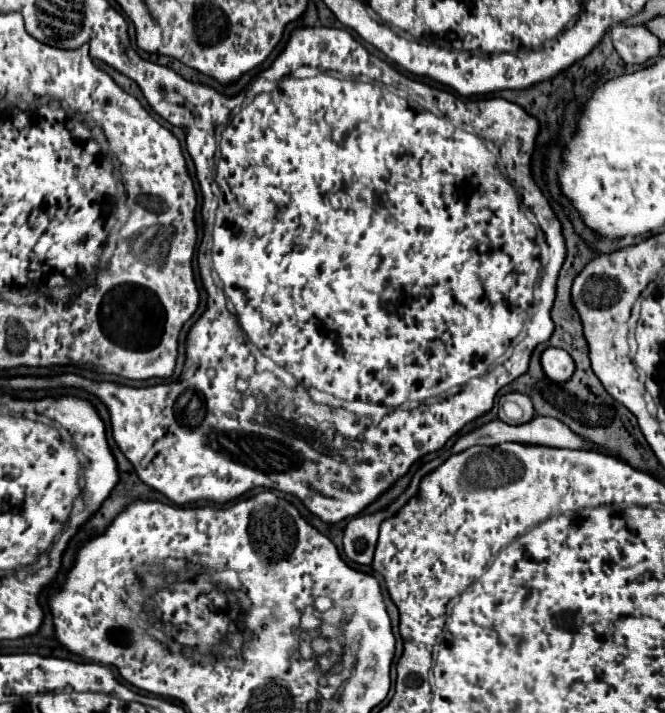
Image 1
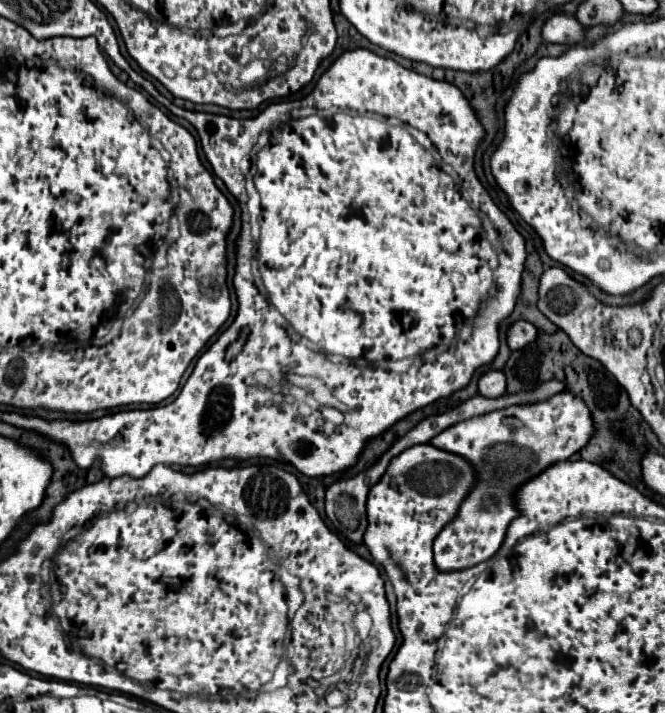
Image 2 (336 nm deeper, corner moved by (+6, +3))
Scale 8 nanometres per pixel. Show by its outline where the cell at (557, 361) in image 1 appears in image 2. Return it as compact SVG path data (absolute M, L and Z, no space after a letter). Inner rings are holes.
M517 321L515 325L511 325L511 329L507 331L507 343L511 347L511 351L517 351L517 349L523 349L527 347L529 343L535 343L537 341L537 335L539 331L527 323L527 321Z

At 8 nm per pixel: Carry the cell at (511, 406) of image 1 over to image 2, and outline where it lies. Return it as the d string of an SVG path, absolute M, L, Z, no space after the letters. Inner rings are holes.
M489 371L479 379L479 393L489 399L503 397L507 393L507 381L503 371Z

